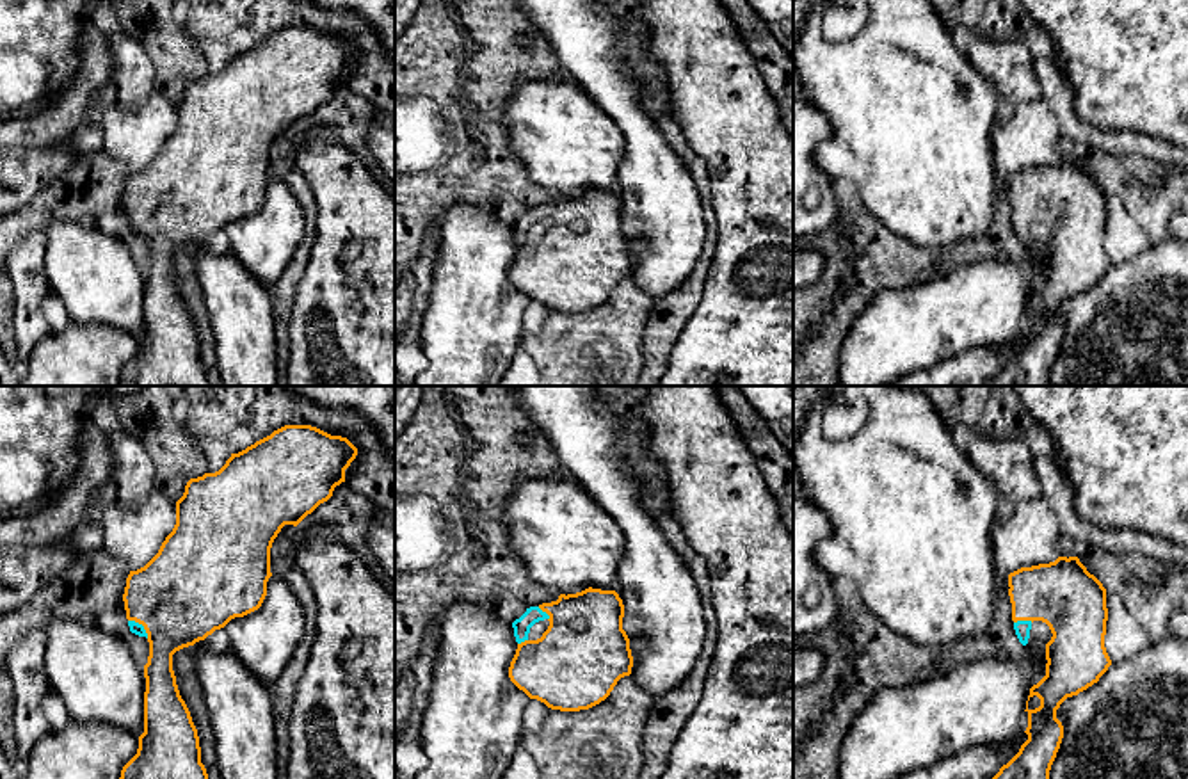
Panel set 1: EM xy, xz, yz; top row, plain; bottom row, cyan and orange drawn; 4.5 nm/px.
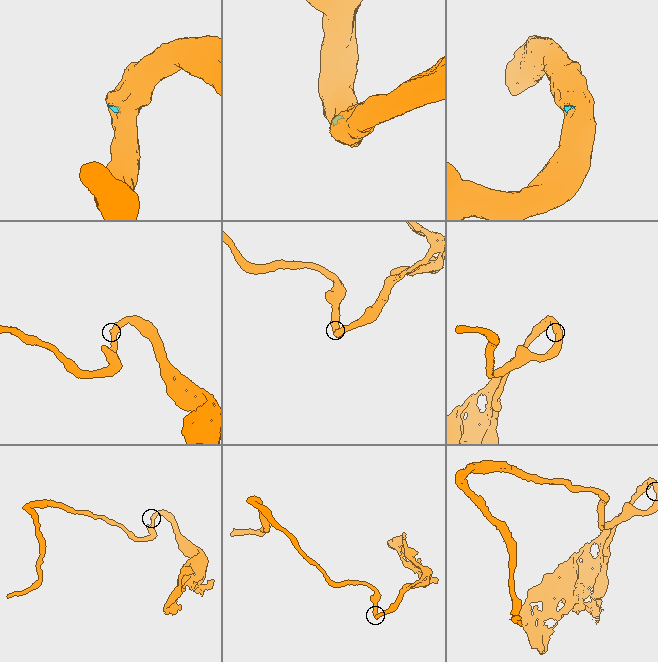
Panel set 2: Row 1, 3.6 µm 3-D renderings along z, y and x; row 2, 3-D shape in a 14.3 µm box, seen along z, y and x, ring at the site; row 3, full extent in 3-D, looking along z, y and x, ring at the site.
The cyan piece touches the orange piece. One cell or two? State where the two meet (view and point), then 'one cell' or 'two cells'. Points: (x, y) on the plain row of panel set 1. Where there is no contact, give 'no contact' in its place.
meets cyan in xy at (141, 226); one cell

